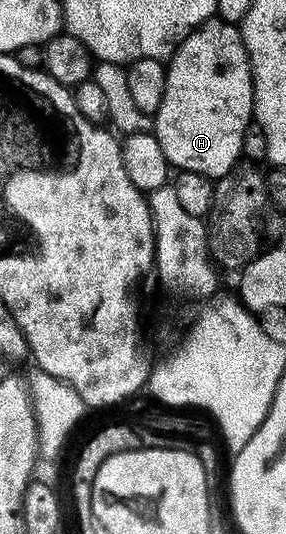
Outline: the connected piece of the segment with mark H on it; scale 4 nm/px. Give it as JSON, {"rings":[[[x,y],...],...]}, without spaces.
{"rings":[[[215,16],[209,22],[196,27],[179,44],[177,50],[170,55],[166,66],[164,100],[160,100],[160,108],[152,117],[153,136],[159,141],[171,167],[179,171],[200,172],[217,180],[239,165],[243,157],[245,129],[254,118],[254,88],[249,52],[245,50],[242,33],[235,23],[223,22]]]}

